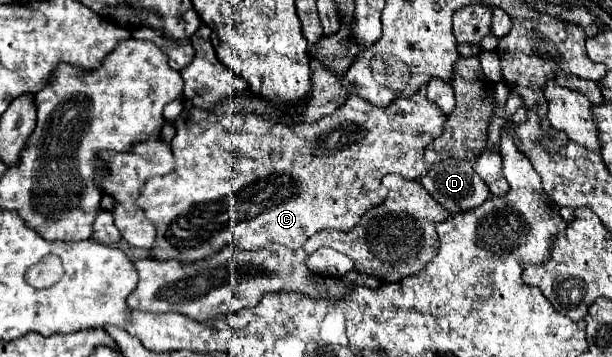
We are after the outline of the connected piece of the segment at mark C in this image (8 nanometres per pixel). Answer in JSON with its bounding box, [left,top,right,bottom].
[137,89,445,265]

